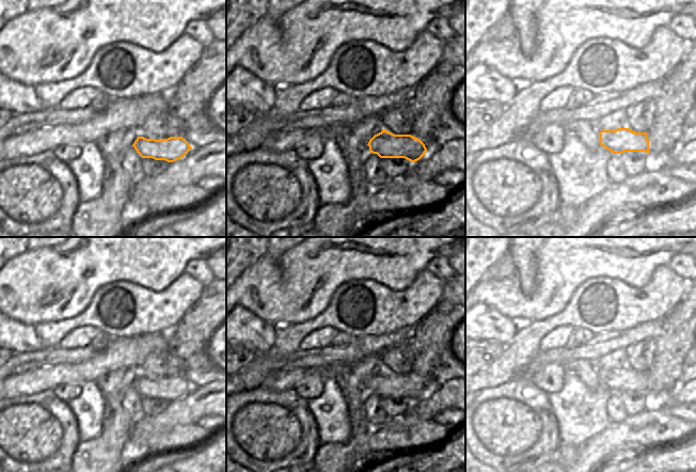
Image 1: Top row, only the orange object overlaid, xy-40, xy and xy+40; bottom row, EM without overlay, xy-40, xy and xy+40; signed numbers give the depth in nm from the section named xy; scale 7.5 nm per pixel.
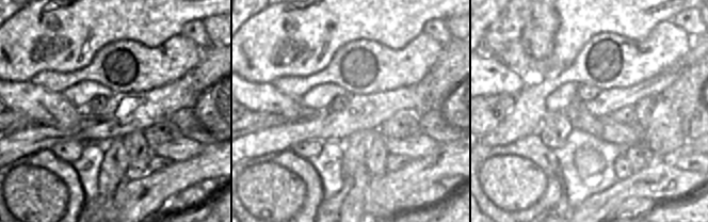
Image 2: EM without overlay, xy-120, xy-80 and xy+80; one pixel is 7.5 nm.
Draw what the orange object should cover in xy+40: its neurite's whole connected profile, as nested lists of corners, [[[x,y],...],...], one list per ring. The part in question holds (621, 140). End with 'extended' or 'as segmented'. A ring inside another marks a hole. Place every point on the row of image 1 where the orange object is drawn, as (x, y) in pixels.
[[[629,128],[601,130],[600,145],[613,154],[622,154],[624,152],[649,153],[647,132],[635,132]]]; as segmented

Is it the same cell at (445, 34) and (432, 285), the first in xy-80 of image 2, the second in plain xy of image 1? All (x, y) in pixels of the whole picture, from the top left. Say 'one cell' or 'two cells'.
two cells

